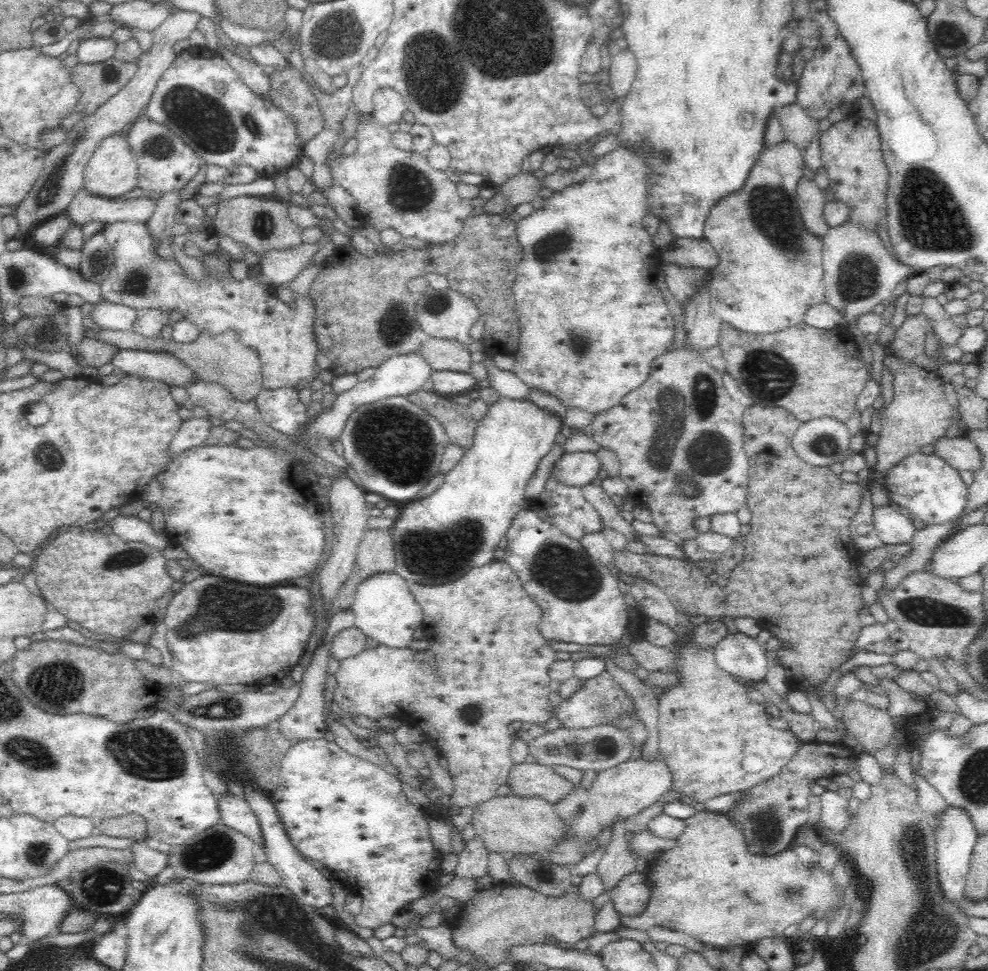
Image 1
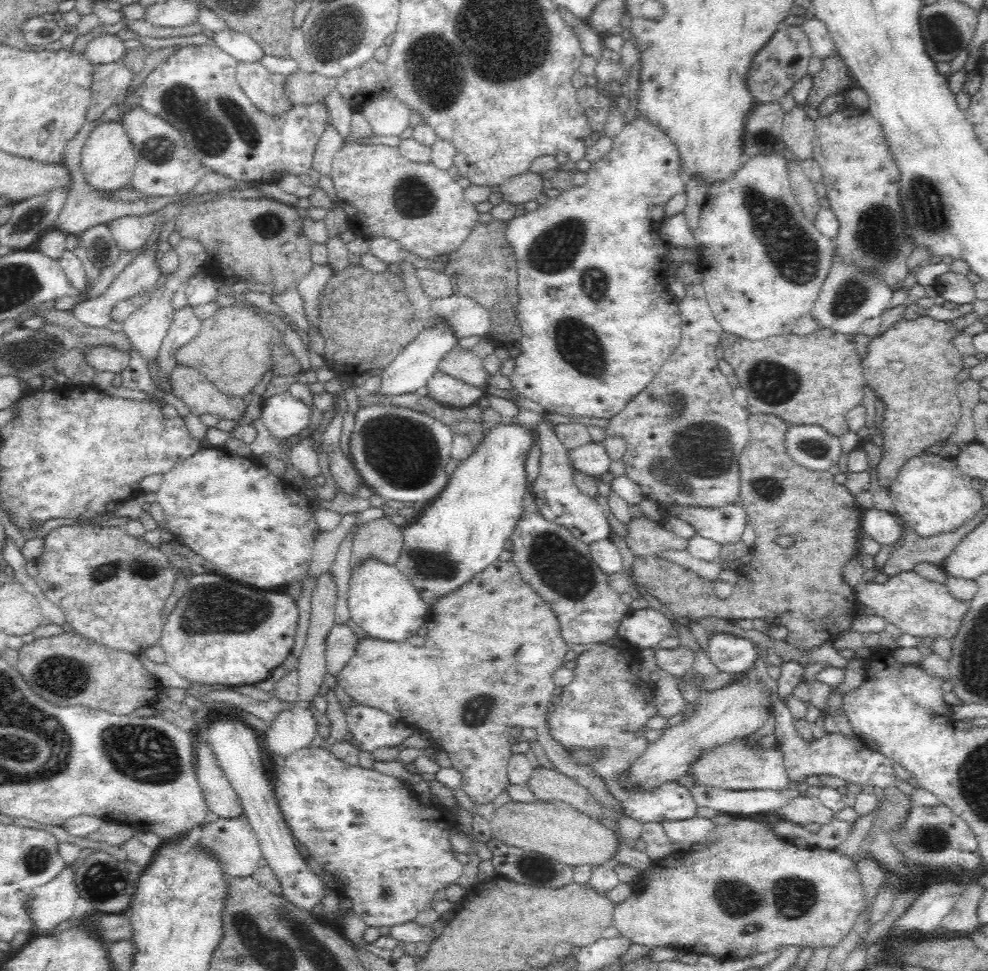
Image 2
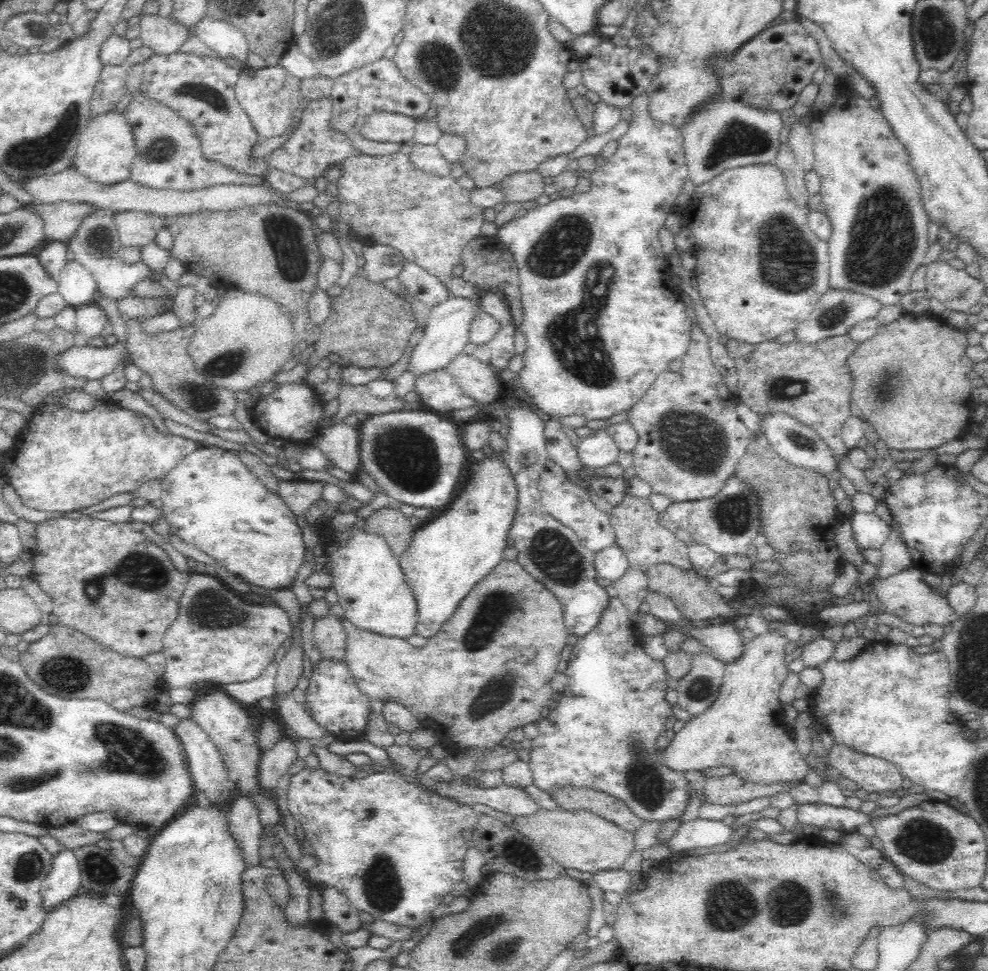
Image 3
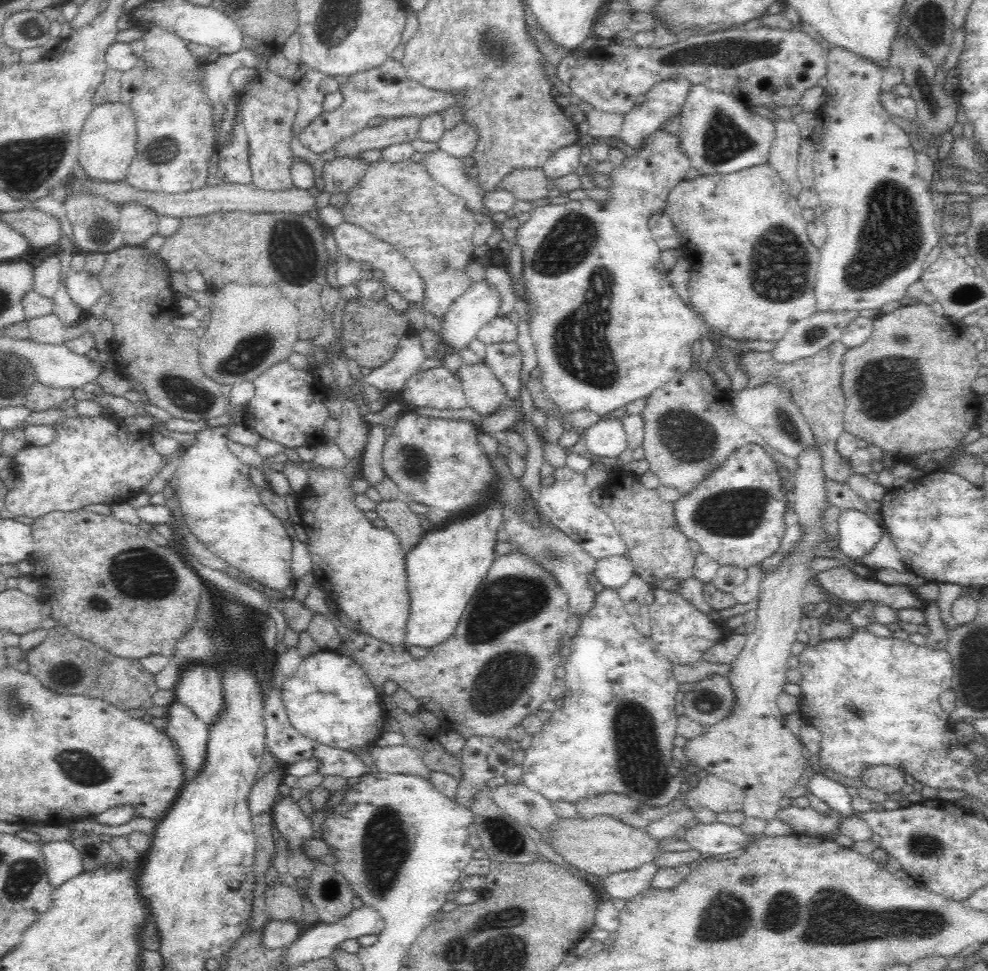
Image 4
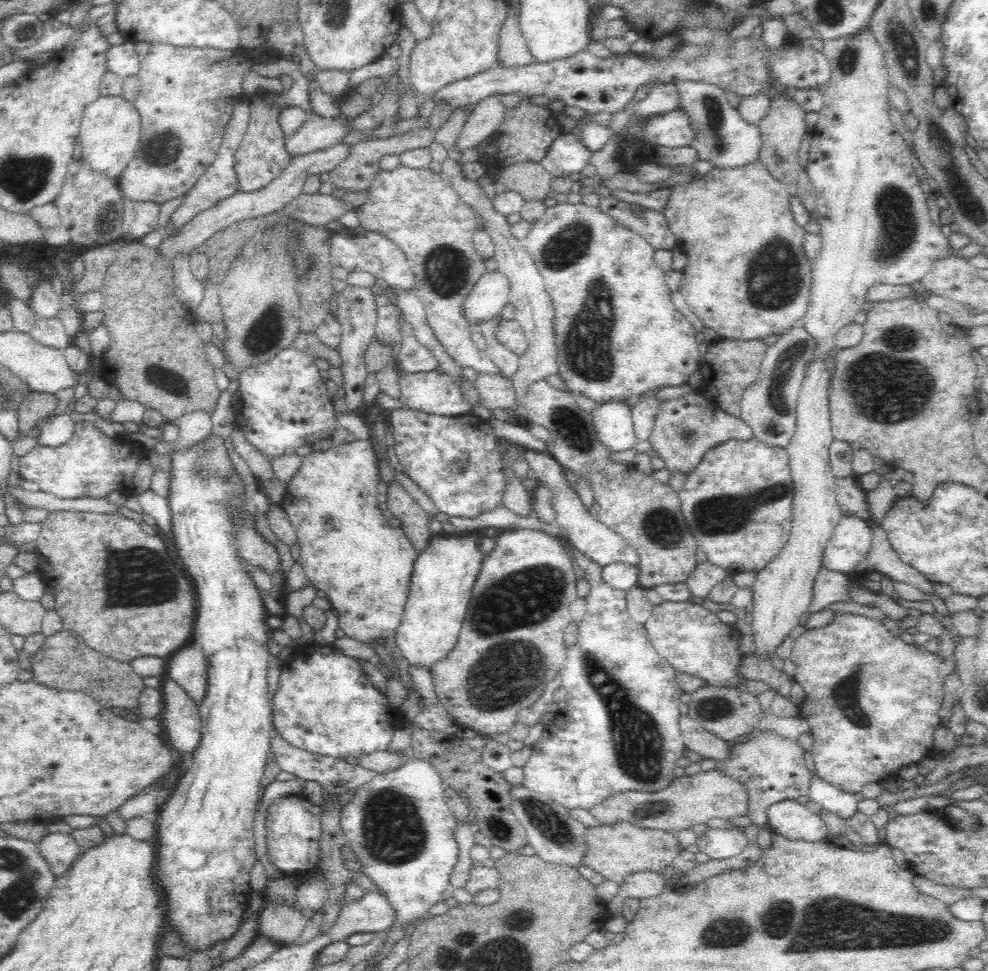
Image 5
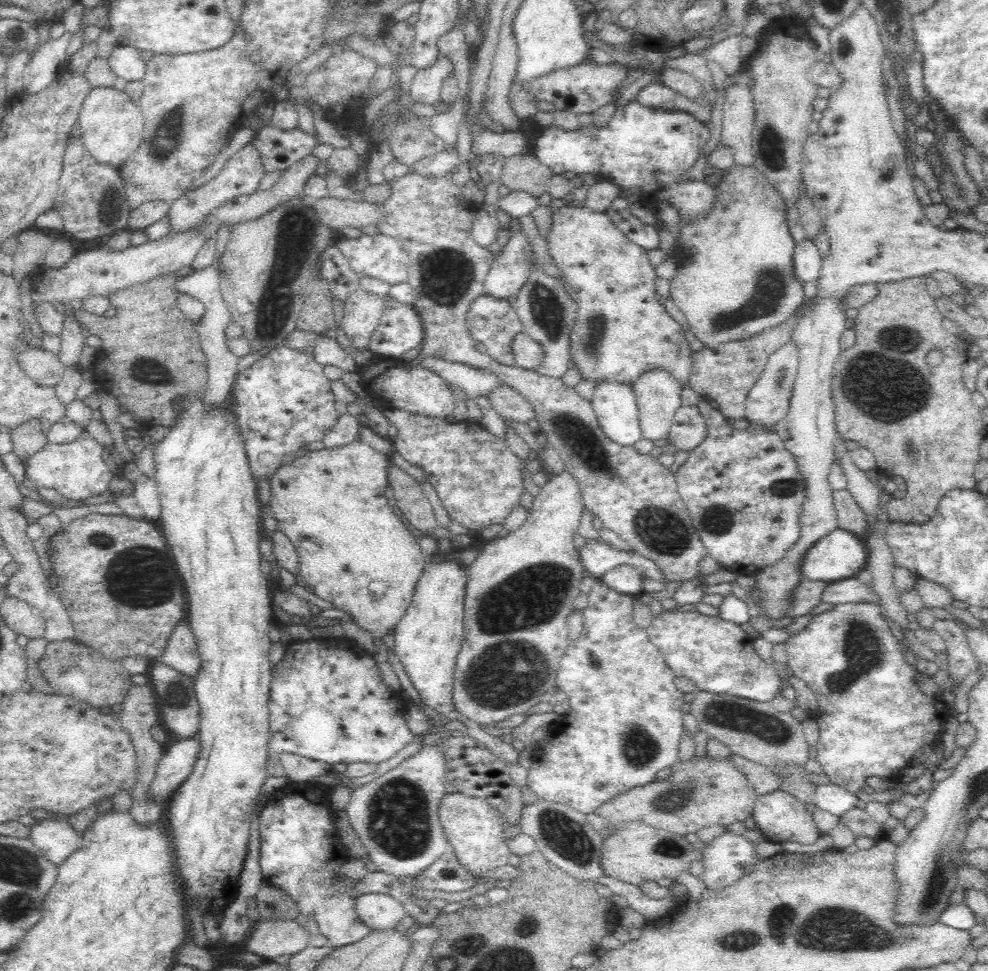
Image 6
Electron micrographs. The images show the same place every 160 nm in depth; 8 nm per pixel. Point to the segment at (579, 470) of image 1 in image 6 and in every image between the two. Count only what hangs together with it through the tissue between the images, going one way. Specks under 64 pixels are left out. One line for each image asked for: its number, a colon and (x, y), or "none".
2: (592, 459)
3: (599, 450)
4: (606, 438)
5: (613, 421)
6: (614, 403)

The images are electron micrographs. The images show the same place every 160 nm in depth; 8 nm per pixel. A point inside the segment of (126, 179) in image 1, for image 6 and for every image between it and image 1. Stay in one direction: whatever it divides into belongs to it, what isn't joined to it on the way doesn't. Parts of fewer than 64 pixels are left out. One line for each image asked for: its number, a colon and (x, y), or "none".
2: (107, 159)
3: (106, 150)
4: (107, 142)
5: (110, 129)
6: (111, 125)

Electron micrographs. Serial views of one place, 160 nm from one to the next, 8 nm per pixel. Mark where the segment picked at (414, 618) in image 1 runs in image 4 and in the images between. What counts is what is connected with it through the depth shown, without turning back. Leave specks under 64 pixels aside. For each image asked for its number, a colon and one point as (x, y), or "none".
2: (381, 600)
3: (371, 587)
4: (361, 568)

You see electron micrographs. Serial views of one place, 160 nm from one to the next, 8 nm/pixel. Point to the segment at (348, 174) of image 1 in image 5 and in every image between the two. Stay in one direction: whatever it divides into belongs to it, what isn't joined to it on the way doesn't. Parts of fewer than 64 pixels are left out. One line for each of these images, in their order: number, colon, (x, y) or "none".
2: (422, 208)
3: (386, 200)
4: (400, 203)
5: (417, 209)

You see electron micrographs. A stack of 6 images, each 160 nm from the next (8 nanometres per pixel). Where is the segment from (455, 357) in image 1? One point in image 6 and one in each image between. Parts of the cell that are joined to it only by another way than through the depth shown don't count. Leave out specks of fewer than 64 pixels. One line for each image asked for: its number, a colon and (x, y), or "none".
2: (462, 364)
3: (477, 380)
4: (485, 394)
5: (496, 391)
6: (510, 405)

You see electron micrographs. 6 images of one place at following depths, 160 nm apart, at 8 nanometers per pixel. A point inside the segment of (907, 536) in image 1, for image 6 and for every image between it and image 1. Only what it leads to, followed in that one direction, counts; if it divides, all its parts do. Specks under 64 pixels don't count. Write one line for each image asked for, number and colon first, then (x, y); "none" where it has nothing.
2: (878, 524)
3: (868, 531)
4: (857, 533)
5: (848, 547)
6: (839, 555)

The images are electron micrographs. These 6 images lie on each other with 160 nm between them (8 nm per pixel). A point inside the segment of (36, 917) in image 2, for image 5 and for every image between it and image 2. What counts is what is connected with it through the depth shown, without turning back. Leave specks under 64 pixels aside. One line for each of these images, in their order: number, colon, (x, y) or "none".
3: (64, 880)
4: (63, 859)
5: (60, 849)

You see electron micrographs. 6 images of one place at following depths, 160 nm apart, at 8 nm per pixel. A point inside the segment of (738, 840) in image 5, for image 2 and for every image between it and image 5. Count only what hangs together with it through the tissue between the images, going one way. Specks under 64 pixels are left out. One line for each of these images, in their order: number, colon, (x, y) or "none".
2: (697, 829)
3: (700, 833)
4: (714, 838)

